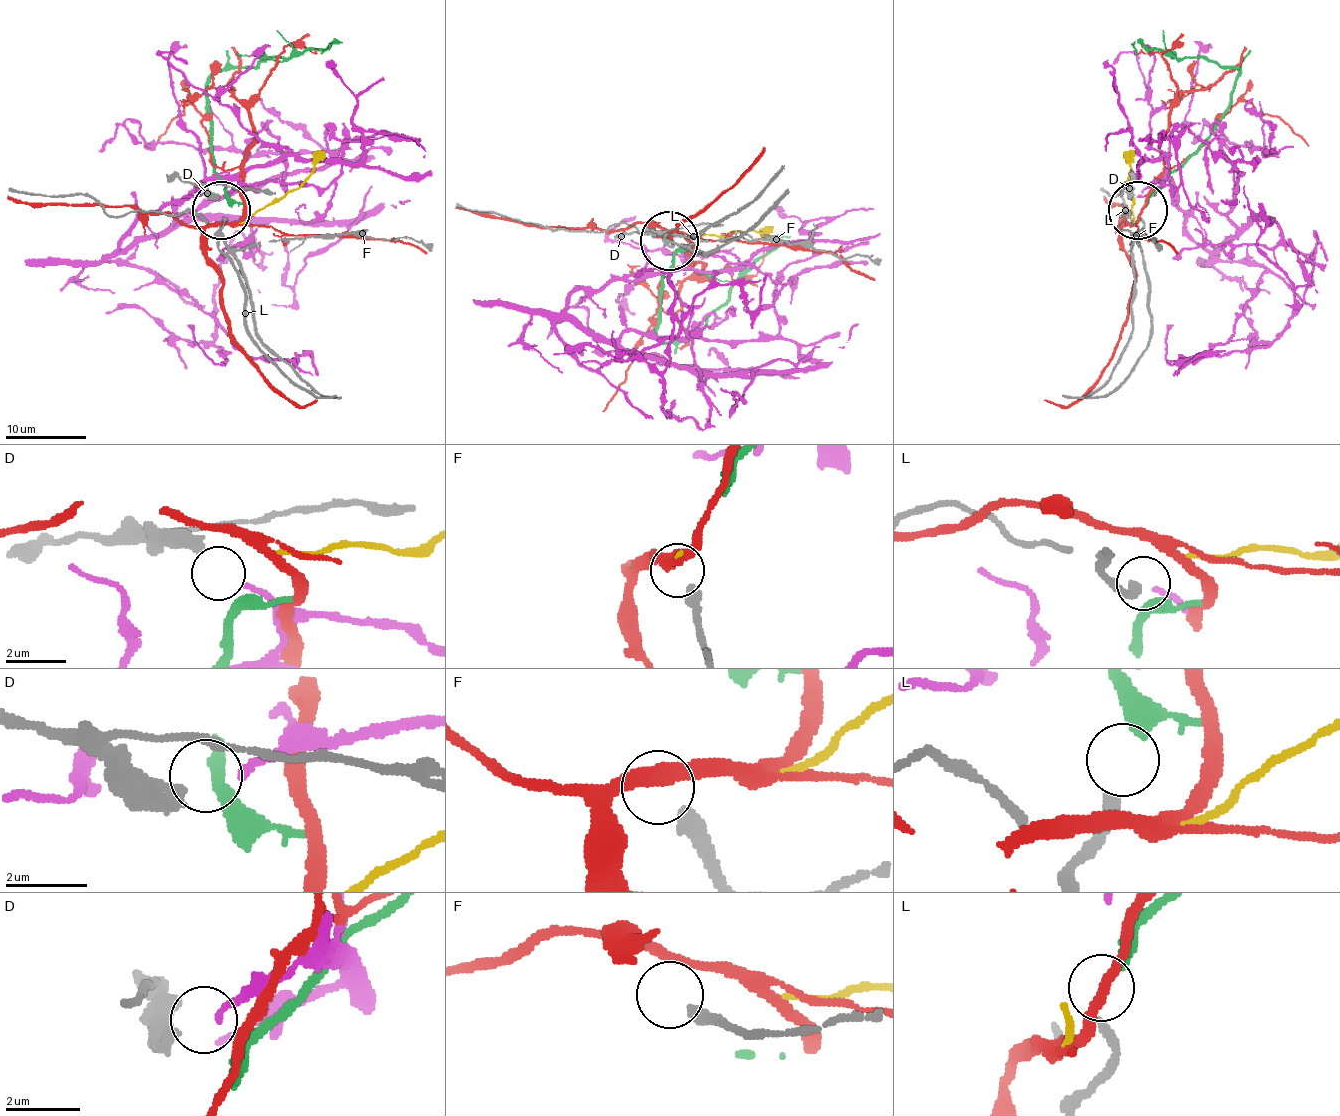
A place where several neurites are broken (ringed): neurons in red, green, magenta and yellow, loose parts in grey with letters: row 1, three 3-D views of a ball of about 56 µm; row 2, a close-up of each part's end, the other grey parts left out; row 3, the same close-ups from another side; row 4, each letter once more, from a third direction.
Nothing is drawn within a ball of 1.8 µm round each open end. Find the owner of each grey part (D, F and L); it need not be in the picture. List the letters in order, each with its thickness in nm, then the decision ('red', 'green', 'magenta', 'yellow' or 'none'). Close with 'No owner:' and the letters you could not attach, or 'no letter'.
D: 400 nm thick; magenta
F: 400 nm thick; none
L: 260 nm thick; green
No owner: F

